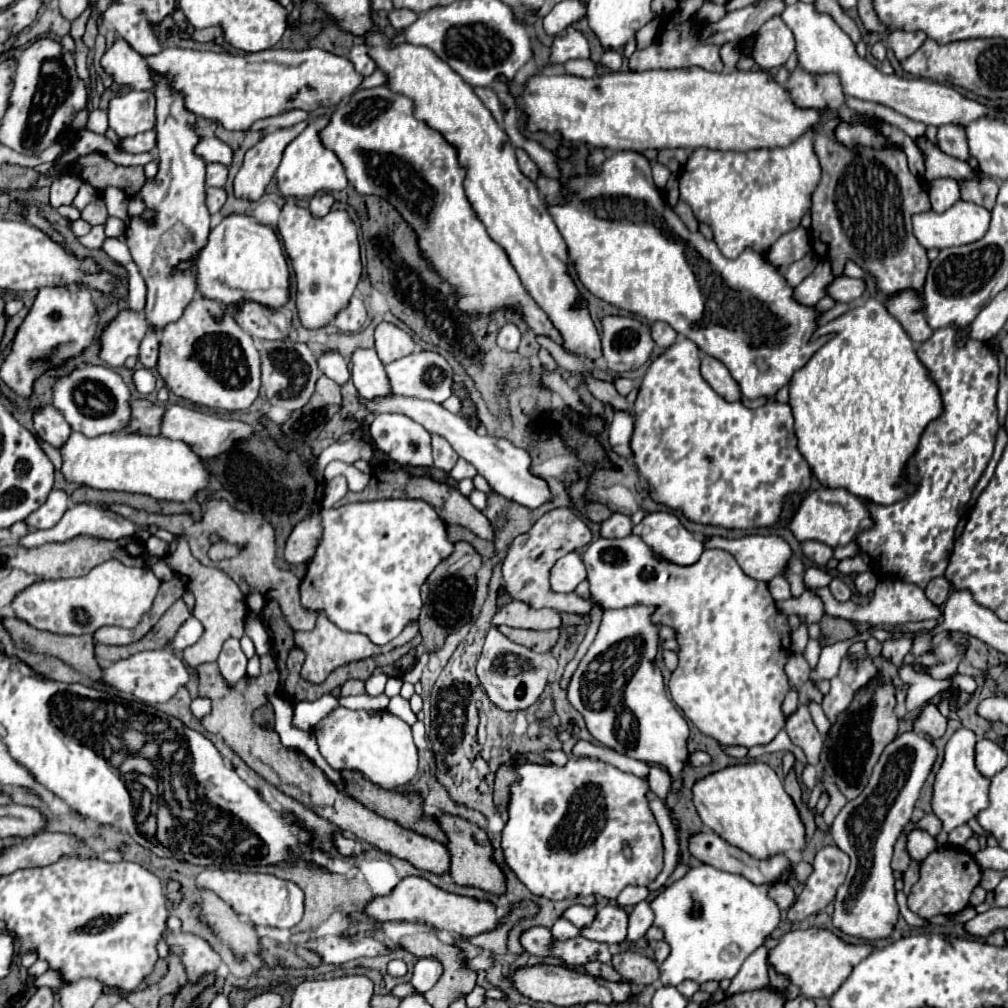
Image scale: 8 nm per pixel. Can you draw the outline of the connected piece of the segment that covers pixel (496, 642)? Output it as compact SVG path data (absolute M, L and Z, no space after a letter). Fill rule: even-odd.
M493 626L485 638L485 646L475 672L481 686L485 688L485 694L497 708L505 712L517 712L533 706L539 700L549 682L549 676L553 674L553 658L555 656L551 652L537 654L525 646L511 642Z

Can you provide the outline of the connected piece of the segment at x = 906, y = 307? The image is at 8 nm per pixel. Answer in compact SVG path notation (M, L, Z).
M903 290L903 294L897 294L895 298L887 298L883 302L889 314L901 322L913 342L925 342L933 334L921 312L921 300L913 290Z

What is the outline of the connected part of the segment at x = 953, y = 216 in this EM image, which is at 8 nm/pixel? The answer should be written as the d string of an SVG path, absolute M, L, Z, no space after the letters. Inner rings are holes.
M957 202L943 214L937 214L933 210L917 214L913 218L913 232L925 248L943 250L951 246L965 246L965 244L977 242L989 230L989 220L991 220L991 212L987 208L977 206L975 202Z

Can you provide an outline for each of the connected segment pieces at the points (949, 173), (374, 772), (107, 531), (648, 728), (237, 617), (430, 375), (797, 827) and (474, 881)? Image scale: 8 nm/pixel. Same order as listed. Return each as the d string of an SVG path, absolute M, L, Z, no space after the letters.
M919 136L915 144L921 150L923 160L925 160L925 180L927 182L937 180L937 178L953 178L953 180L971 178L973 168L967 162L943 154L929 138Z
M339 706L313 728L317 748L327 764L335 770L357 770L369 782L383 790L405 786L417 772L417 746L413 744L411 726L387 710L347 710Z
M75 504L71 508L67 508L67 512L63 514L63 518L49 530L31 530L27 532L19 544L23 548L37 548L37 546L43 546L45 542L47 544L53 544L53 542L67 542L67 540L73 540L77 536L91 536L91 538L101 538L101 540L121 540L121 538L129 538L135 534L135 524L111 510L103 510L99 506L93 506L93 504Z
M653 606L605 610L597 638L589 646L587 654L583 656L579 668L575 670L569 682L567 698L575 706L575 710L583 714L585 726L597 742L629 758L665 766L671 772L671 770L681 770L689 758L689 752L687 752L689 726L685 718L679 714L679 710L673 706L664 678L660 670L653 665L659 650L659 630L661 630L661 626L651 620L653 614L655 614Z
M181 536L181 542L177 542L175 552L165 556L165 562L171 566L175 576L185 582L187 590L195 594L195 616L203 624L203 635L191 646L183 651L183 660L187 666L195 668L203 662L213 662L217 660L221 652L223 642L231 638L241 638L243 636L243 626L247 618L247 604L245 604L245 594L239 590L239 586L223 572L217 568L207 568L203 566L197 558L193 558L189 550L189 542L185 536Z
M431 350L413 352L405 358L399 358L395 362L385 364L385 374L387 374L387 380L389 380L393 394L433 400L437 404L441 404L443 400L447 400L453 394L453 390L451 390L453 368L447 364L447 360L443 356L439 356L437 352L431 352Z
M741 764L715 772L693 786L693 802L701 820L731 846L741 848L757 860L767 860L789 850L801 852L807 846L807 832L799 812L785 792L783 782L767 764Z
M451 814L439 816L437 822L447 836L447 844L445 844L449 852L449 872L447 874L461 886L477 886L487 892L501 894L505 890L505 876L499 870L499 866L491 860L491 842L487 840L485 832L477 828L475 824L459 816L451 816Z

